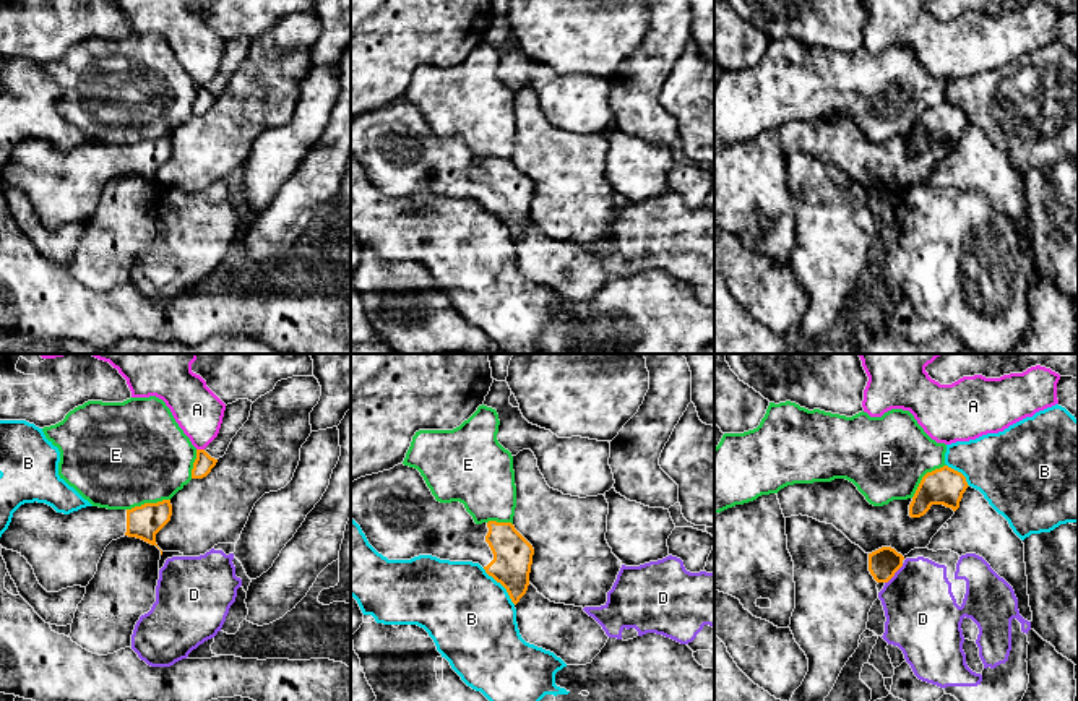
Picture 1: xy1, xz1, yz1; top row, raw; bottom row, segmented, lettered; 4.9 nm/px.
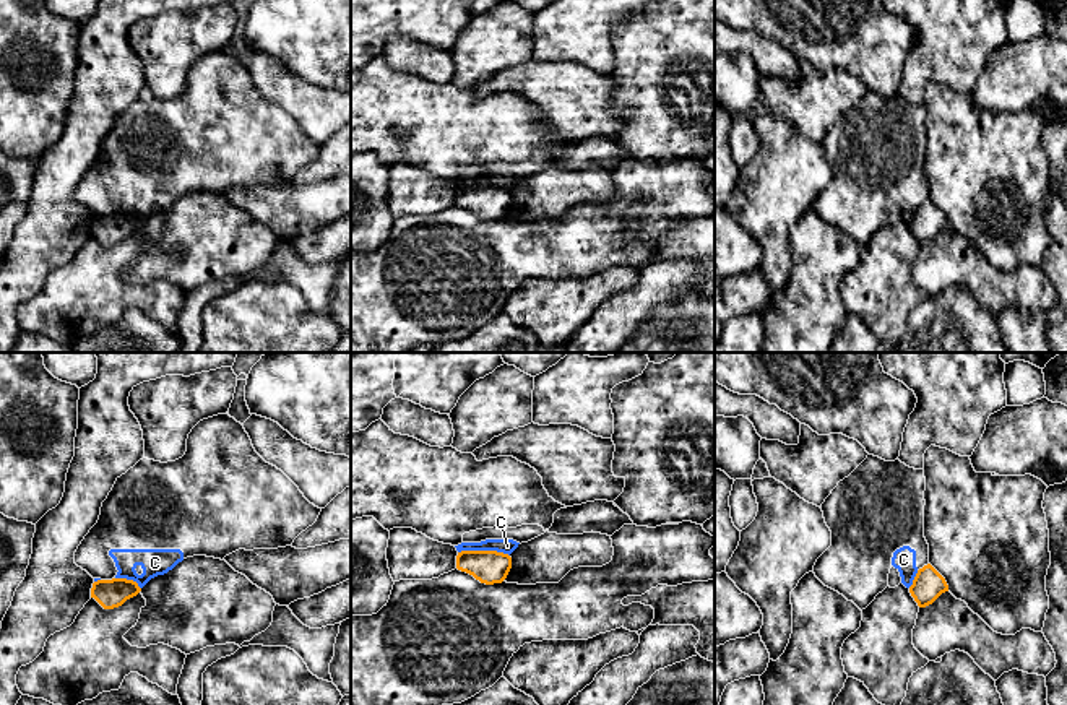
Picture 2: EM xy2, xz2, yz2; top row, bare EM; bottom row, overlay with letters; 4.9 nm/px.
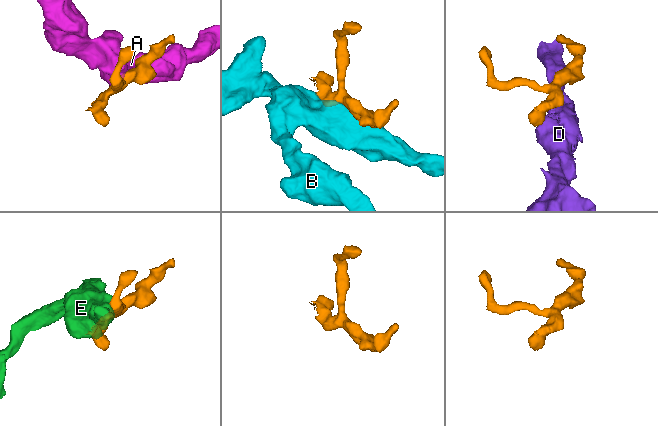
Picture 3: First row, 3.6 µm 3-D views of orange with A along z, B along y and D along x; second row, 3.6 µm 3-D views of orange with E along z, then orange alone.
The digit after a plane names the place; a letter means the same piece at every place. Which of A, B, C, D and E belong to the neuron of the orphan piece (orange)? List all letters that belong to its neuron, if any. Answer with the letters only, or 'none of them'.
none of them

